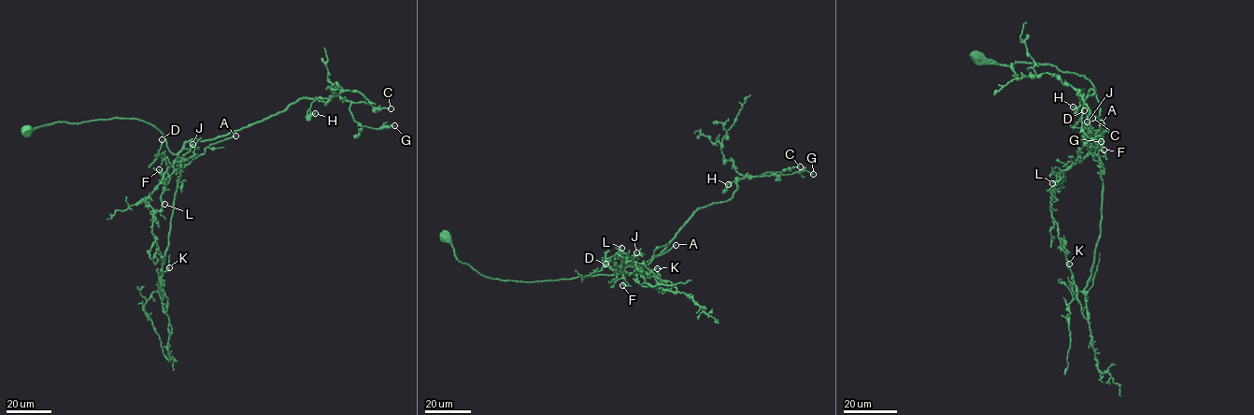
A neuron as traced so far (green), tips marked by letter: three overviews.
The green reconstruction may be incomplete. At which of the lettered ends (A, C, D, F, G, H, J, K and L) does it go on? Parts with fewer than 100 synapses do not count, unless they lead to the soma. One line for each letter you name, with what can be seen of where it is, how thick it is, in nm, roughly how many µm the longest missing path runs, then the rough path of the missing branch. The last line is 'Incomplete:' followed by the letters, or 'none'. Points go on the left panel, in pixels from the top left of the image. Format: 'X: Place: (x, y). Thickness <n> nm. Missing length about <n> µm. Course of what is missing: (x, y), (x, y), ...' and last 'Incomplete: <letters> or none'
C: Place: (391, 108). Thickness 240 nm. Missing length about 130 µm
Incomplete: C

